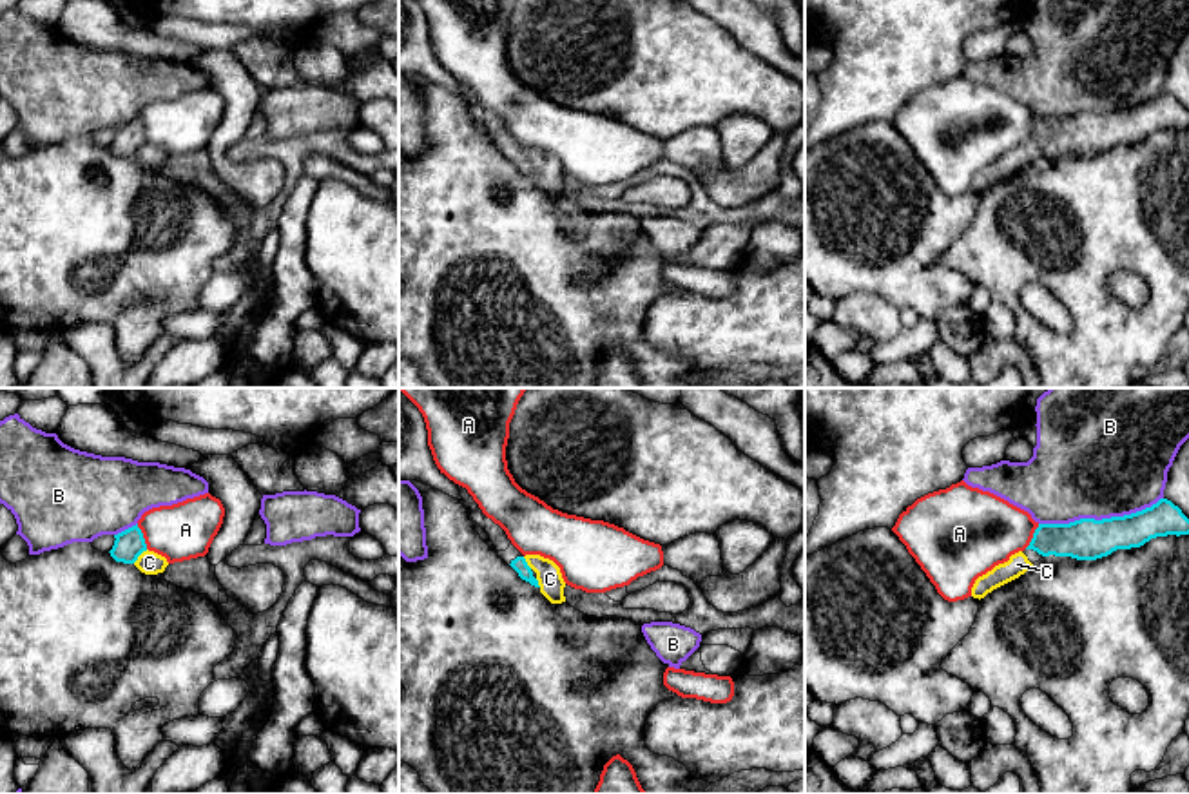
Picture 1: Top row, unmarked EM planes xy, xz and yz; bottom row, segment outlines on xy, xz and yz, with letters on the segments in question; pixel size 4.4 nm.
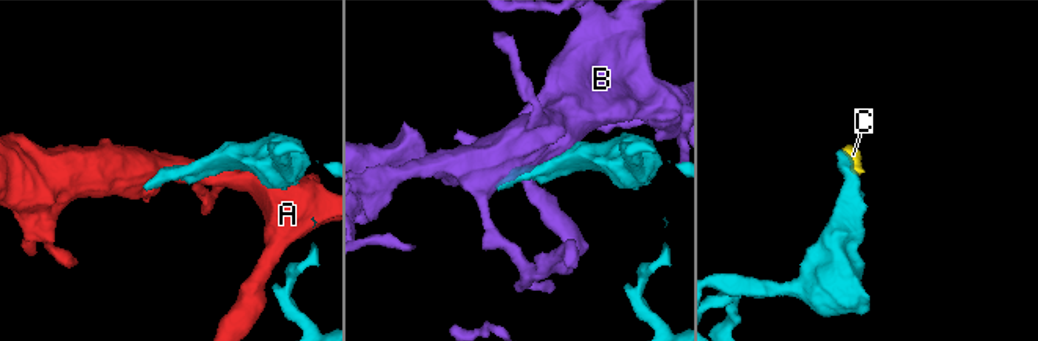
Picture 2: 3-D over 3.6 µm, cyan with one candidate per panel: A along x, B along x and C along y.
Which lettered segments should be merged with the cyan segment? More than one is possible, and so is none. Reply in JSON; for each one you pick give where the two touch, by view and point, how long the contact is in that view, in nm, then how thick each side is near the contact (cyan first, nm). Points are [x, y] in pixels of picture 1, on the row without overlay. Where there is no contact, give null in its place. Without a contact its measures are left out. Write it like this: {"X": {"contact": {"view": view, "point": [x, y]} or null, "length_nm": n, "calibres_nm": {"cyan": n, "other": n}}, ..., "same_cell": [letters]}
{"C": {"contact": {"view": "xy", "point": [140, 147]}, "length_nm": 90, "calibres_nm": {"cyan": 140, "other": 110}}, "same_cell": ["C"]}

